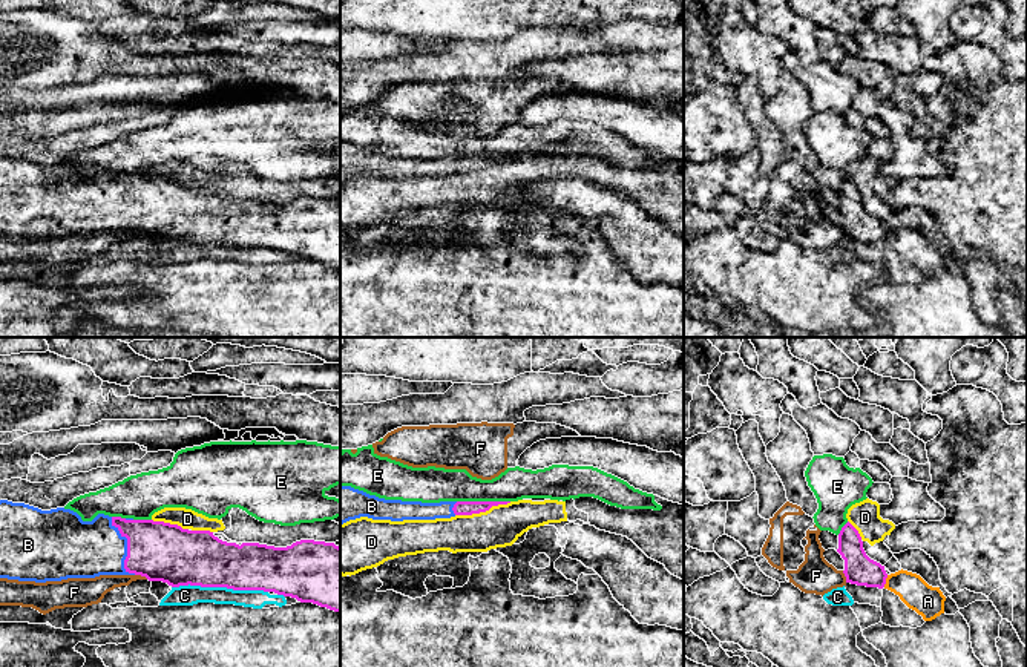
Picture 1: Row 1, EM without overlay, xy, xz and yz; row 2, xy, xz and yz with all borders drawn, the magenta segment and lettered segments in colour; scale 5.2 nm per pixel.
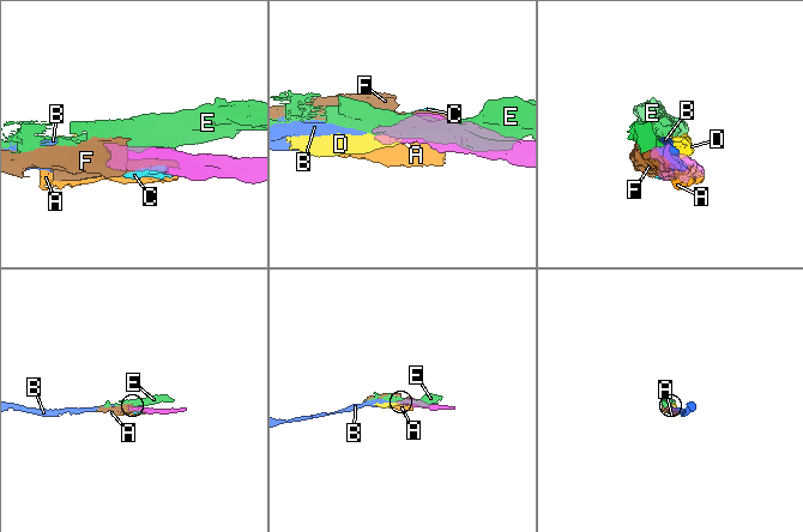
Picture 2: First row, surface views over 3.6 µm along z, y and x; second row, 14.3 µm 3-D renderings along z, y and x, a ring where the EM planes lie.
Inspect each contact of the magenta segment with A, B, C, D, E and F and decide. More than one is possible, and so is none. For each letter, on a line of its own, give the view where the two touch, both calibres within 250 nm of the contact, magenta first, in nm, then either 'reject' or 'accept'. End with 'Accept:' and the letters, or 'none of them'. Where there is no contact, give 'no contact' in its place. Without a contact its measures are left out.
A: yz | 160/160 nm | reject
B: xy | 300/300 nm | accept
C: xy | 300/110 nm | reject
D: xz | 80/220 nm | reject
E: xz | 80/180 nm | reject
F: xy | 300/110 nm | reject
Accept: B

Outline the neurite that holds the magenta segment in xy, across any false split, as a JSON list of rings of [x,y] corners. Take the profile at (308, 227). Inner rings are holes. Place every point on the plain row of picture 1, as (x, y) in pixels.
[[[0,156],[0,235],[61,238],[100,232],[141,232],[172,244],[201,242],[264,247],[340,268],[340,204],[300,196],[287,204],[227,199],[210,187],[98,170],[92,178],[64,164],[38,164]]]

